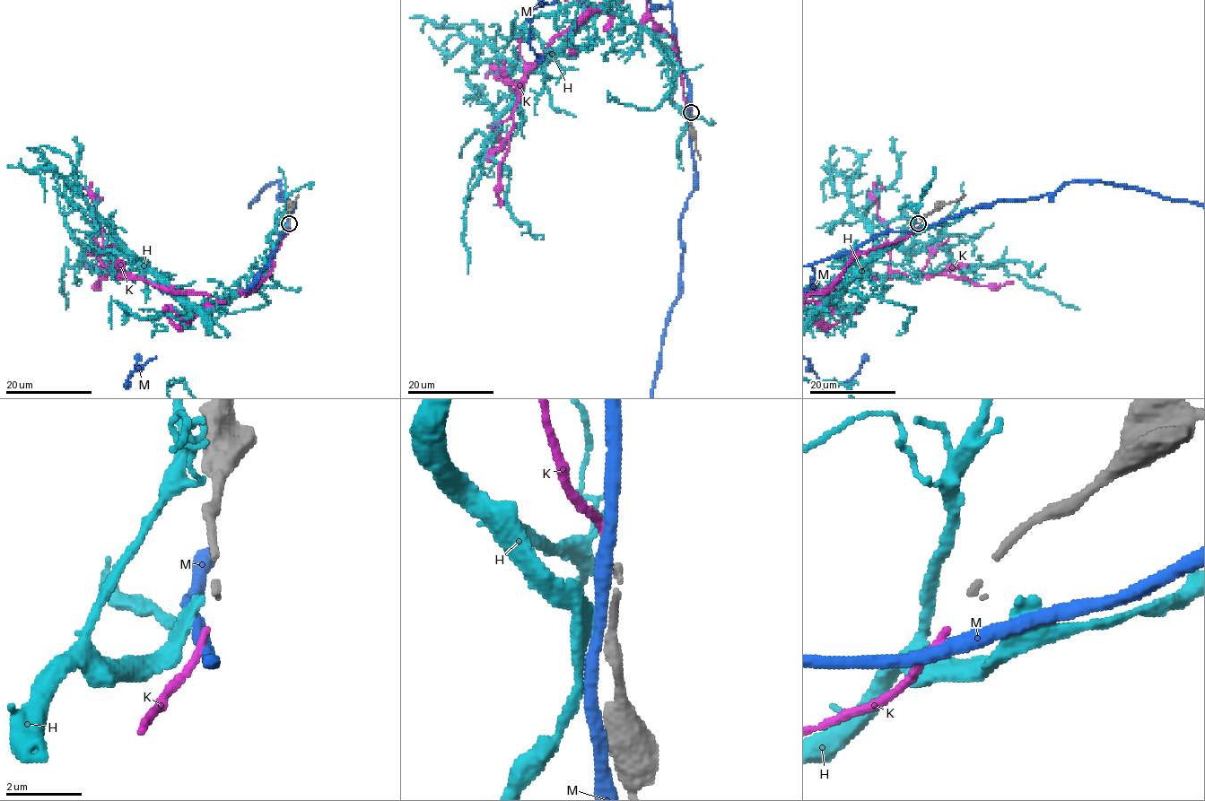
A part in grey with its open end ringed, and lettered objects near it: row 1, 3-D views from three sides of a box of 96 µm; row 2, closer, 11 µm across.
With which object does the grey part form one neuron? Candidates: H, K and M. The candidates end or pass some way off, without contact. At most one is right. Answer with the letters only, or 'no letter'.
K

